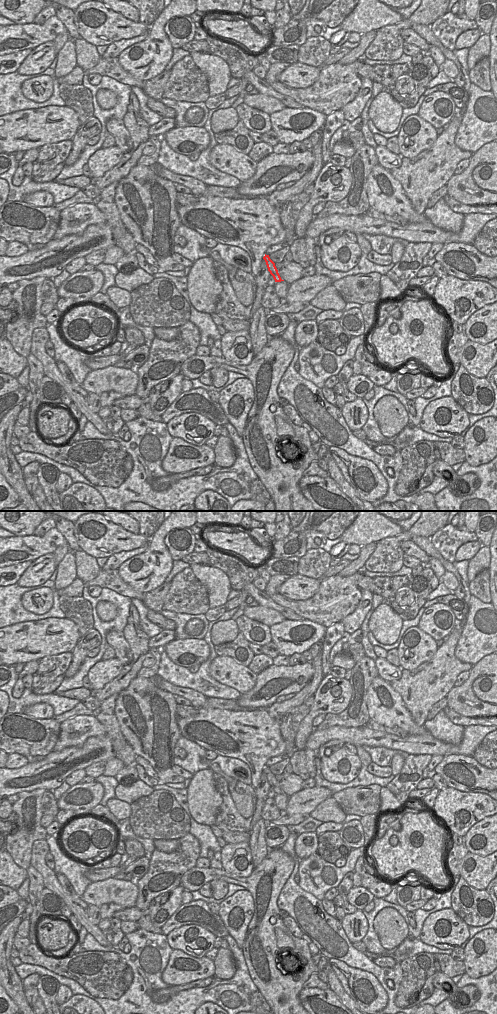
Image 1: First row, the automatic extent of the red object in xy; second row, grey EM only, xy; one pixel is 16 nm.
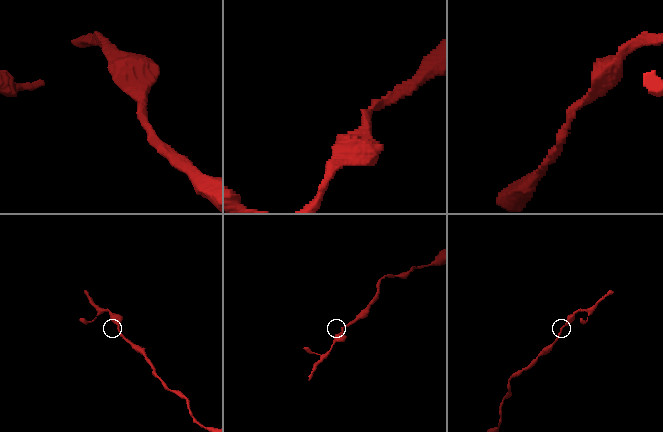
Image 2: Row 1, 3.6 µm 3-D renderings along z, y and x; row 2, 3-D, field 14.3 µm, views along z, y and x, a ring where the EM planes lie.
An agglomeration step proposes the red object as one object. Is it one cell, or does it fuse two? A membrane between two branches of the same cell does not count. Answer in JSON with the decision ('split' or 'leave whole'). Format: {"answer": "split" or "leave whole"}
{"answer": "leave whole"}

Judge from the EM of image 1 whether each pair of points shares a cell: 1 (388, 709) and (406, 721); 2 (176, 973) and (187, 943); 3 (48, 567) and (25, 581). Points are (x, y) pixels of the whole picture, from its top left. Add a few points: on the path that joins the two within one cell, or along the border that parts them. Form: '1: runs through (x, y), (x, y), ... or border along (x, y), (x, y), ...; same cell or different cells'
1: runs through (392, 712), (402, 718); same cell
2: border along (173, 949), (179, 949), (196, 957), (204, 956); different cells
3: runs through (42, 571), (31, 577); same cell

